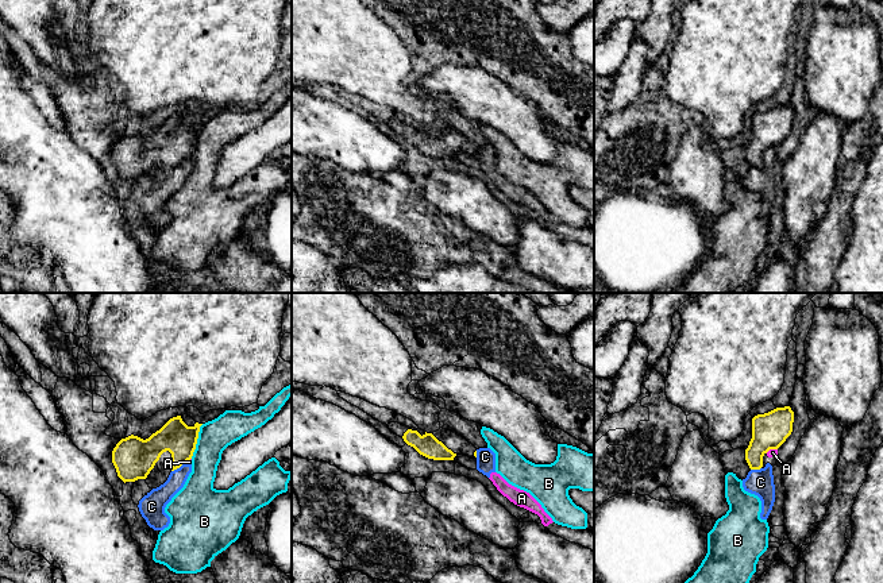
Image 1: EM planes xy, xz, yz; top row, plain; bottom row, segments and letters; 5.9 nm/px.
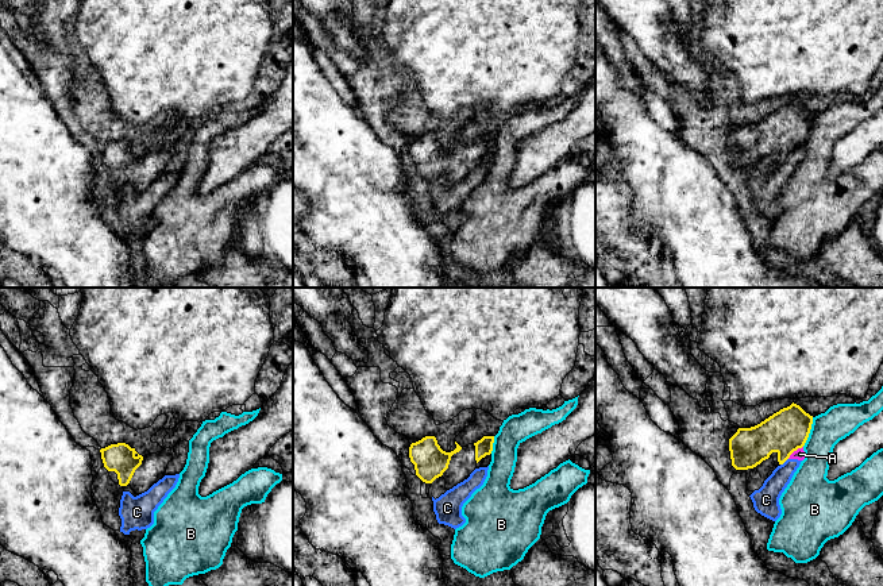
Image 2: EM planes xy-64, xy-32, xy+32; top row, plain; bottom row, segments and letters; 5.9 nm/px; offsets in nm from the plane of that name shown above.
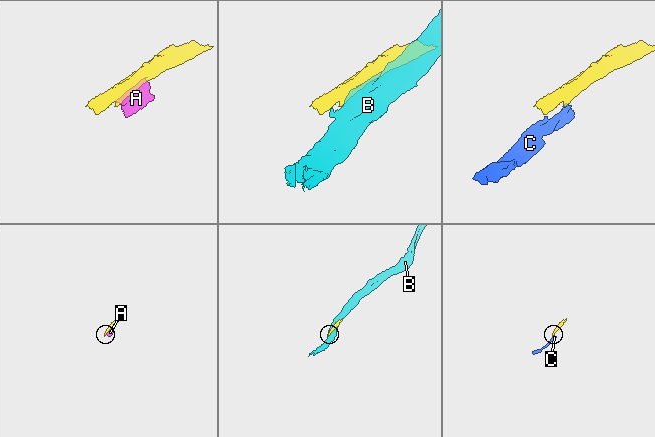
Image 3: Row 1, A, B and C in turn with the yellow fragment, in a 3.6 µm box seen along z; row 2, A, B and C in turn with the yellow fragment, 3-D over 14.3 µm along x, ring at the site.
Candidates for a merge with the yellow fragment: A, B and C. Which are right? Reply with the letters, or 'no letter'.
no letter

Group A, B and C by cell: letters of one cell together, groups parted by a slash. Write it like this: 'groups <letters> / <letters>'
groups A C / B

